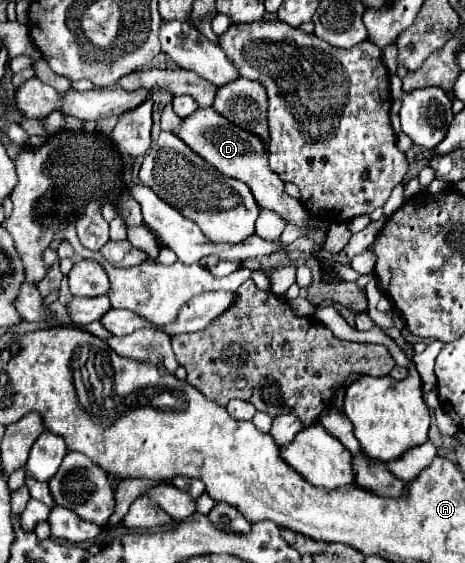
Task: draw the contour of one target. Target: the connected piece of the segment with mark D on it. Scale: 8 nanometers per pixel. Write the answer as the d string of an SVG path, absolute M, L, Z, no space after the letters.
M212 107L210 109L196 109L190 117L184 119L184 125L176 135L194 153L198 153L204 161L214 165L220 173L246 183L250 187L256 203L260 205L260 209L270 209L270 211L278 213L286 223L296 225L298 229L302 229L306 233L304 237L308 241L314 241L314 243L320 243L320 245L324 243L326 229L310 227L312 215L308 215L308 211L302 207L302 203L298 199L286 195L282 179L268 167L268 149L266 149L266 143L262 139L258 139L258 135L244 131L244 129L236 127L234 123L226 121Z

